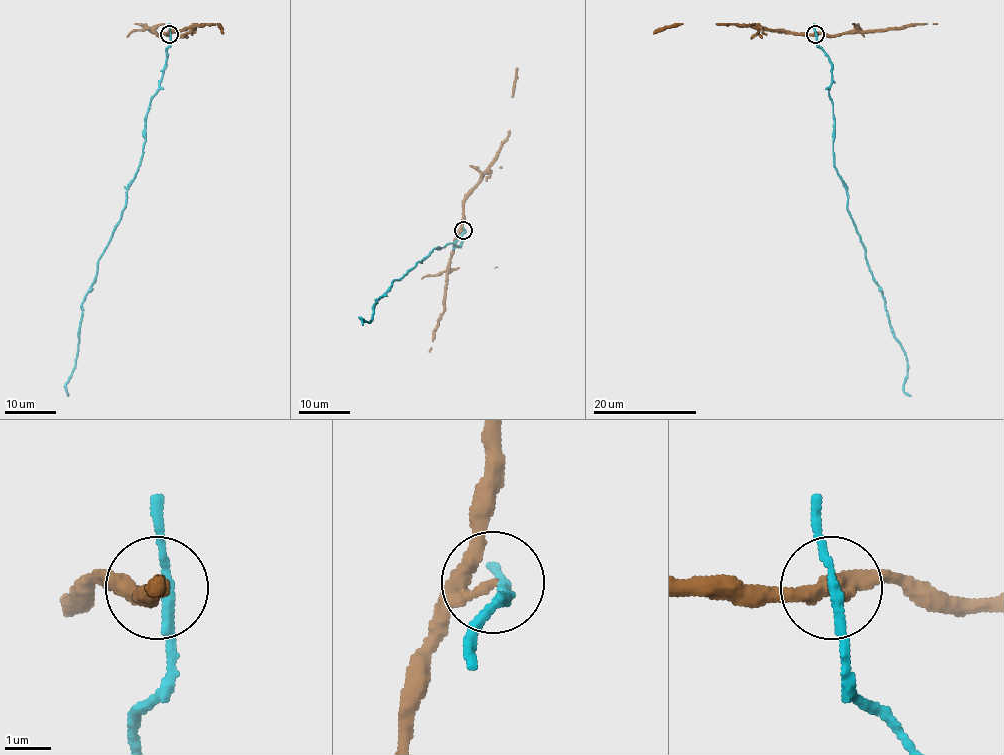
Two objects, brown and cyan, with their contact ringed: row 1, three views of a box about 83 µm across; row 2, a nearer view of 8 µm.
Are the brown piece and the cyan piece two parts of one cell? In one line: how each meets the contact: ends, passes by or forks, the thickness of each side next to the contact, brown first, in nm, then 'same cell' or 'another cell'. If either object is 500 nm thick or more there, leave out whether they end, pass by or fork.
brown passes by | cyan passes by | 200/190 nm | another cell

